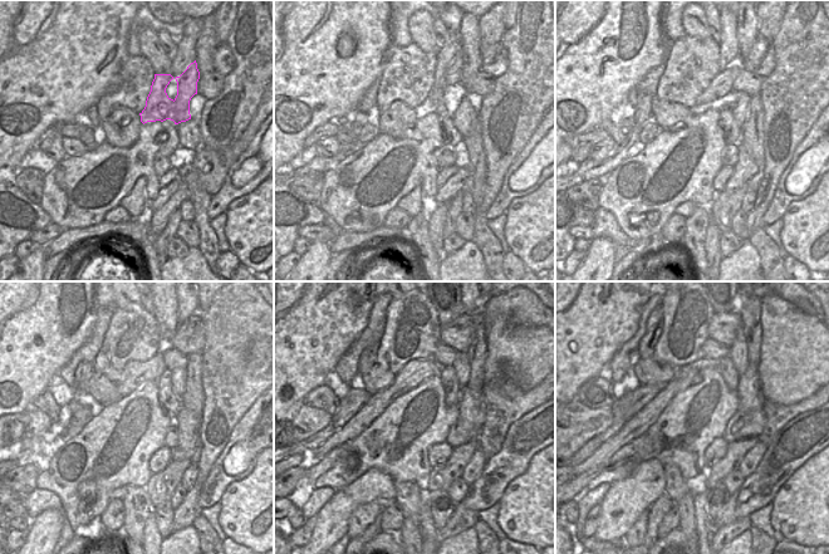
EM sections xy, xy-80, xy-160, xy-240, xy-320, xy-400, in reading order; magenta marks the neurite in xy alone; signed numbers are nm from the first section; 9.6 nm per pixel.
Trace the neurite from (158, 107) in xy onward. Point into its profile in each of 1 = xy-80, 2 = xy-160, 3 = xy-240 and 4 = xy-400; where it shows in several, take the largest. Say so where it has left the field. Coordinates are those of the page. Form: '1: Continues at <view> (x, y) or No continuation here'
1: Continues at xy-80 (469, 40)
2: Continues at xy-160 (740, 30)
3: Continues at xy-240 (172, 307)
4: Continues at xy-400 (719, 307).

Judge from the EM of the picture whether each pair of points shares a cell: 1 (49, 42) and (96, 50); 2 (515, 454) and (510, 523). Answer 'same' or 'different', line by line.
1: same
2: different

